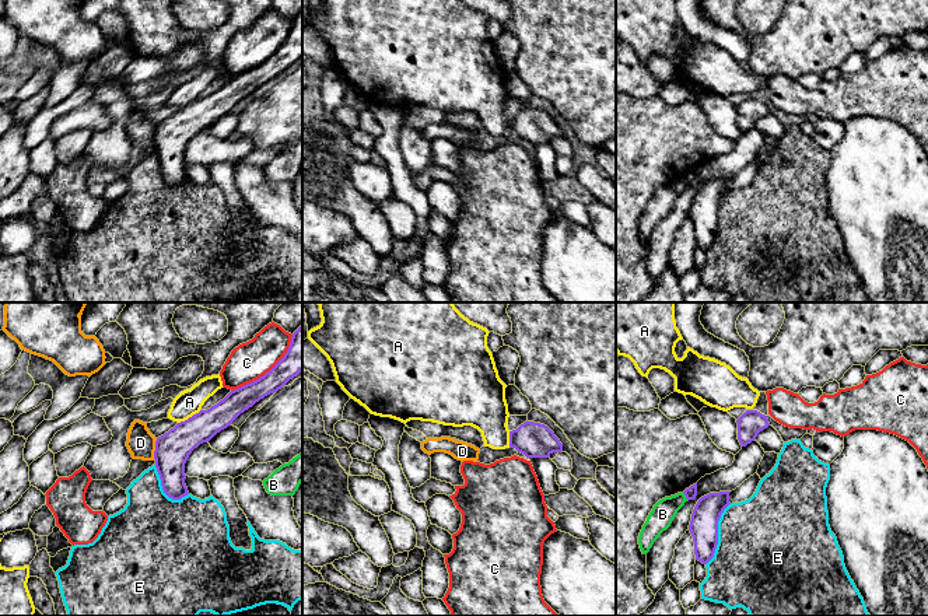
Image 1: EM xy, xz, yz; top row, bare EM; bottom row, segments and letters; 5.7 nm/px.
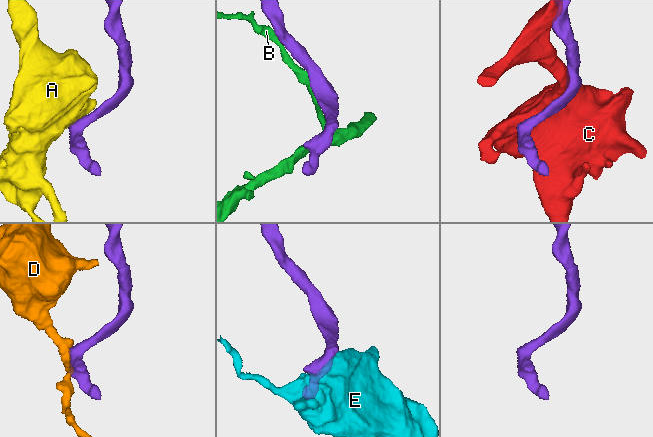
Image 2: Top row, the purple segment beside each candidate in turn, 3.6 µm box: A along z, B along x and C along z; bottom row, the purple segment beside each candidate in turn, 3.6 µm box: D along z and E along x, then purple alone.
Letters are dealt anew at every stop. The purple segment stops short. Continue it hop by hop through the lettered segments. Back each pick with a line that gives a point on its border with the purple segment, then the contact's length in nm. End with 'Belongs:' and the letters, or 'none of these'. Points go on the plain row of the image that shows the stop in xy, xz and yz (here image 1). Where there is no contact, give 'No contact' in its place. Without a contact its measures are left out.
Belongs: none of these

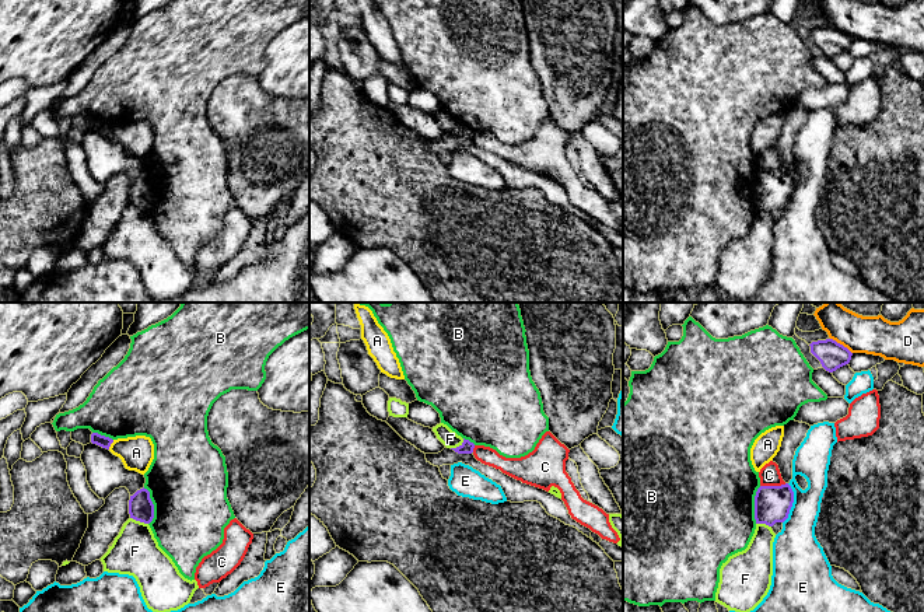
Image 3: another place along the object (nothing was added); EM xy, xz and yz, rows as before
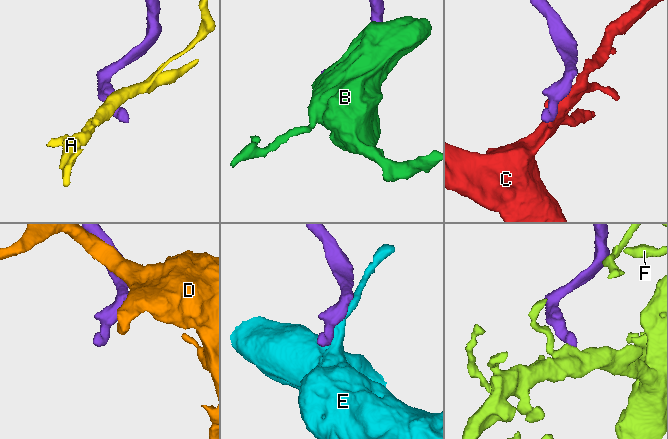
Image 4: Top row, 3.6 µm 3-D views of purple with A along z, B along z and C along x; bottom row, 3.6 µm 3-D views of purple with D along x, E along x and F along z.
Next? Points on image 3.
Belongs: none of these

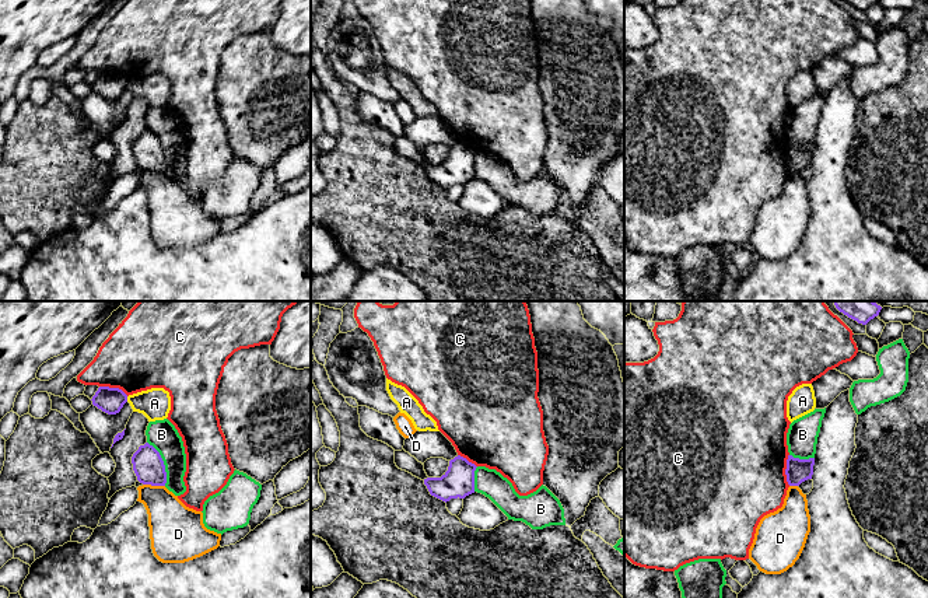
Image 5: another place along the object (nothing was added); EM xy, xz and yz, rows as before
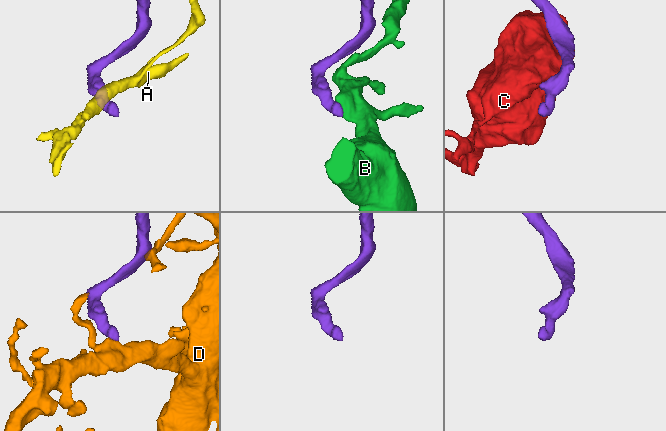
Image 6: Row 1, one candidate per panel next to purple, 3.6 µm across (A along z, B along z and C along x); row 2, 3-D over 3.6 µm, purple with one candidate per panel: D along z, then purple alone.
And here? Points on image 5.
Belongs: none of these

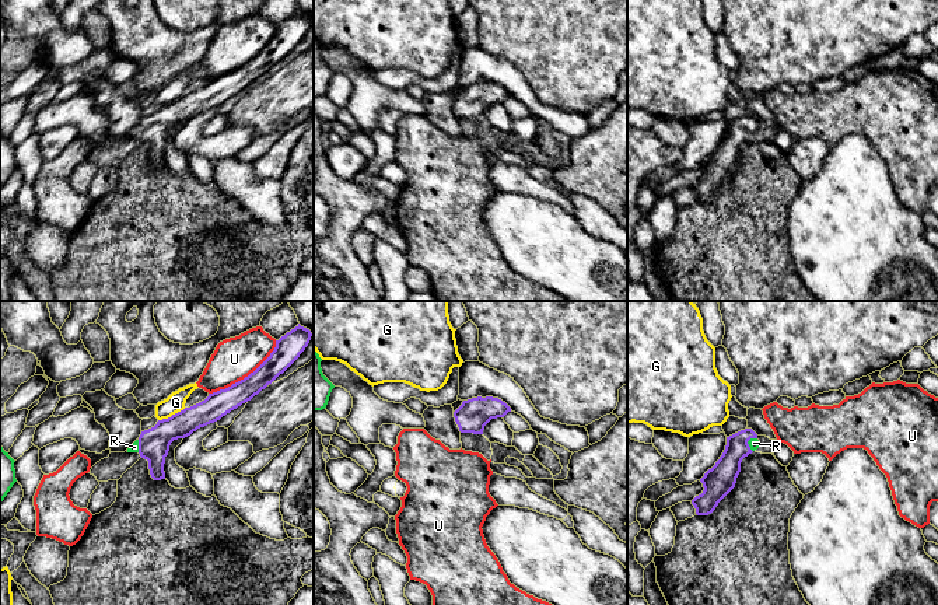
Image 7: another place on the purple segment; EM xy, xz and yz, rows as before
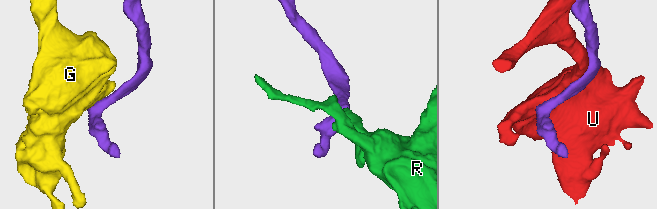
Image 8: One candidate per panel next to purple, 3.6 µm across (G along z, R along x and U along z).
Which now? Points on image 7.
R: Touches purple at yz (746, 129). Shared border 90 nm
Belongs: R

